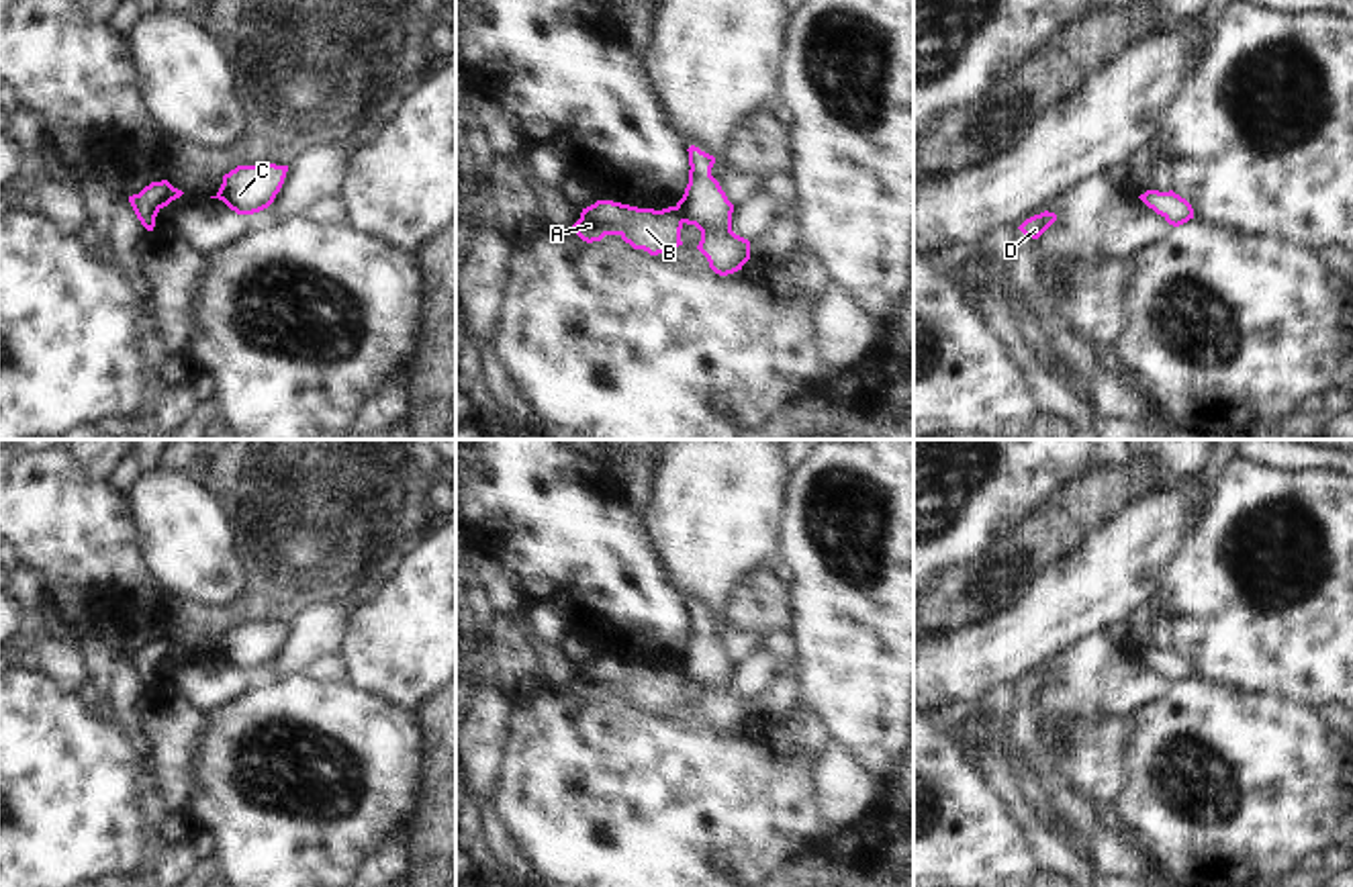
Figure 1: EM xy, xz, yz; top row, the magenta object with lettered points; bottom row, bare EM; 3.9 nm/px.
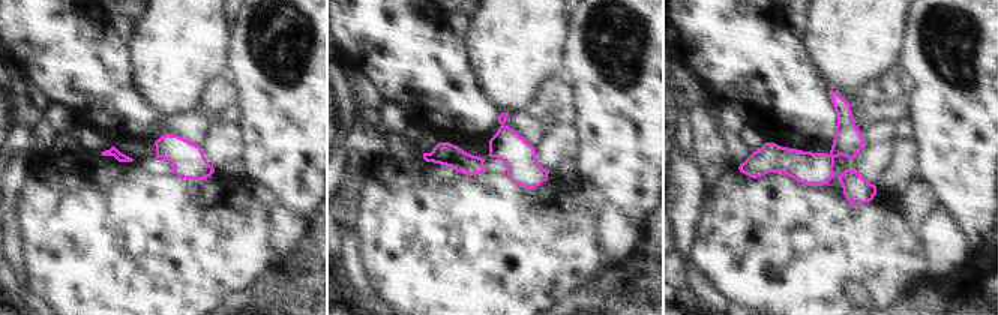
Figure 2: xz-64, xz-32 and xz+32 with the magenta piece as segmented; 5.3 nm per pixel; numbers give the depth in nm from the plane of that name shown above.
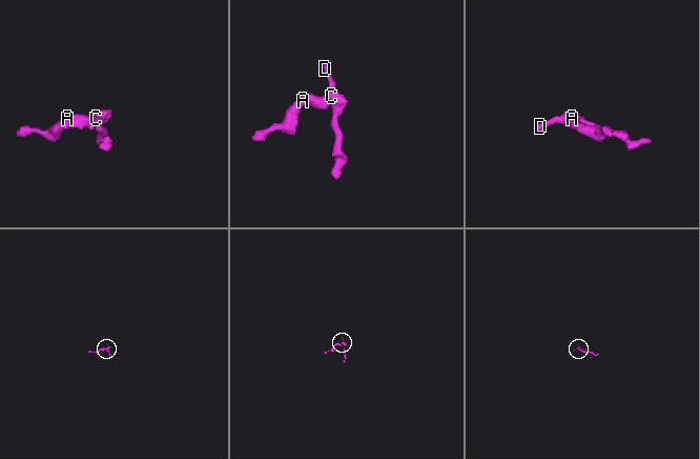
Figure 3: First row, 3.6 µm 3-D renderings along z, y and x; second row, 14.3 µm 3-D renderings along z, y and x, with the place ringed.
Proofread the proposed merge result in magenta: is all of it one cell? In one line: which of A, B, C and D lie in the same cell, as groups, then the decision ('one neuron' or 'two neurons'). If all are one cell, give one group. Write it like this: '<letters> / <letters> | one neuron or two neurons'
A B / C D | two neurons

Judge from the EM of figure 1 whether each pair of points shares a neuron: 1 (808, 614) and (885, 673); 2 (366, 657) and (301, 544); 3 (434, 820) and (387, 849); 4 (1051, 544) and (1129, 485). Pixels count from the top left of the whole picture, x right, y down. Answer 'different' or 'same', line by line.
1: same
2: different
3: different
4: same

